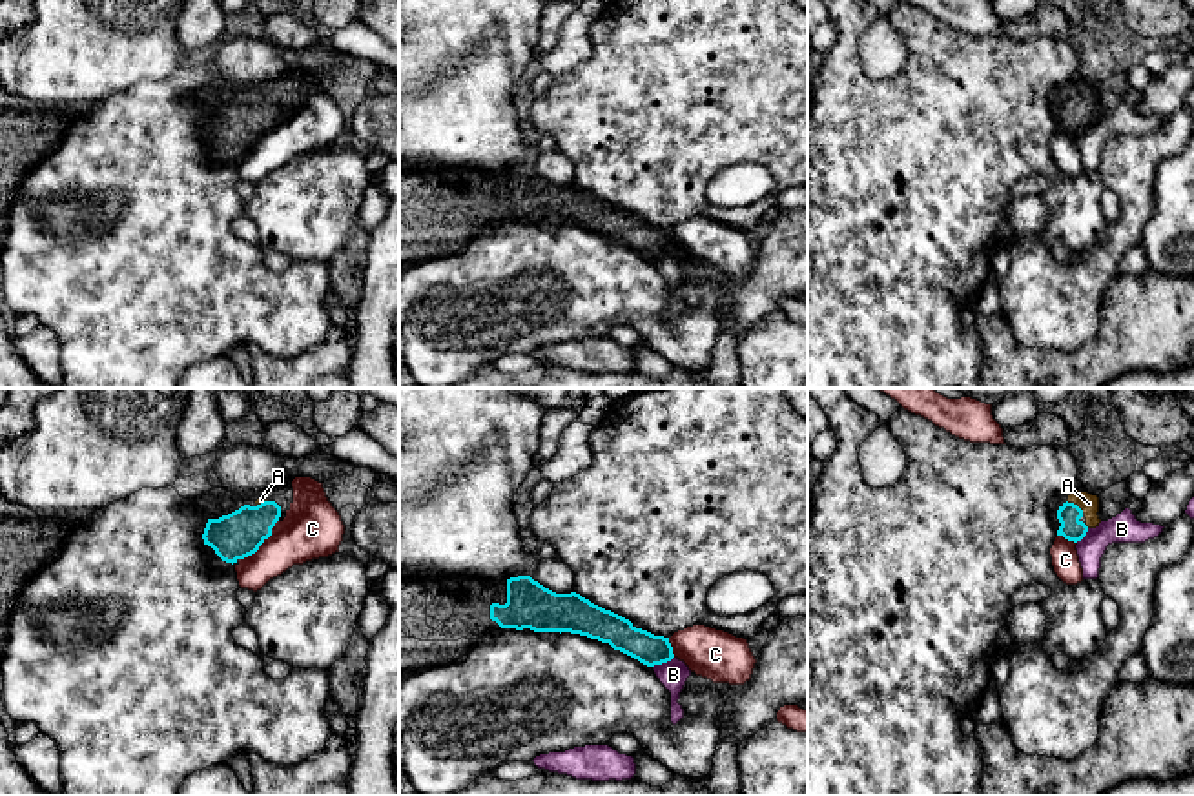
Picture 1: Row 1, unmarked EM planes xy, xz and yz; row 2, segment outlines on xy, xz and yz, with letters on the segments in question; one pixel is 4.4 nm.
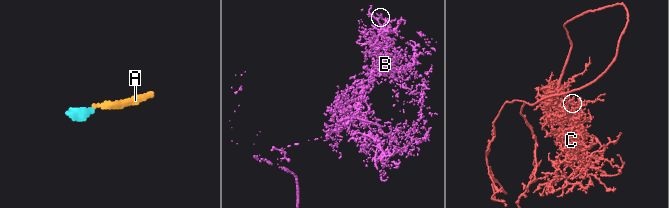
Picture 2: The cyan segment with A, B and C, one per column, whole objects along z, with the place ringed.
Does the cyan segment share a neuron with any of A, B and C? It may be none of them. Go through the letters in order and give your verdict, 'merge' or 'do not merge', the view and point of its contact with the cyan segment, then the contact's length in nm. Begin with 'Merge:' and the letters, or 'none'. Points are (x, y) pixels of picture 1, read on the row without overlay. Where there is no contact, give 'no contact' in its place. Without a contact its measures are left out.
Merge: A
A: merge; meets cyan in yz at (1076, 97); contact 100 nm long
B: do not merge; meets cyan in xz at (662, 254); contact 110 nm long
C: do not merge; meets cyan in xy at (263, 133); contact 260 nm long

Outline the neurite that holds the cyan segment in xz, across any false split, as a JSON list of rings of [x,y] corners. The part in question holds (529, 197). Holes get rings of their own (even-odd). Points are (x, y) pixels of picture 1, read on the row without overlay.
[[[399,166],[399,270],[419,260],[454,255],[483,228],[501,220],[587,228],[609,235],[614,242],[647,259],[674,250],[669,230],[636,220],[629,211],[591,195],[576,184],[556,186],[530,168],[485,173]]]

